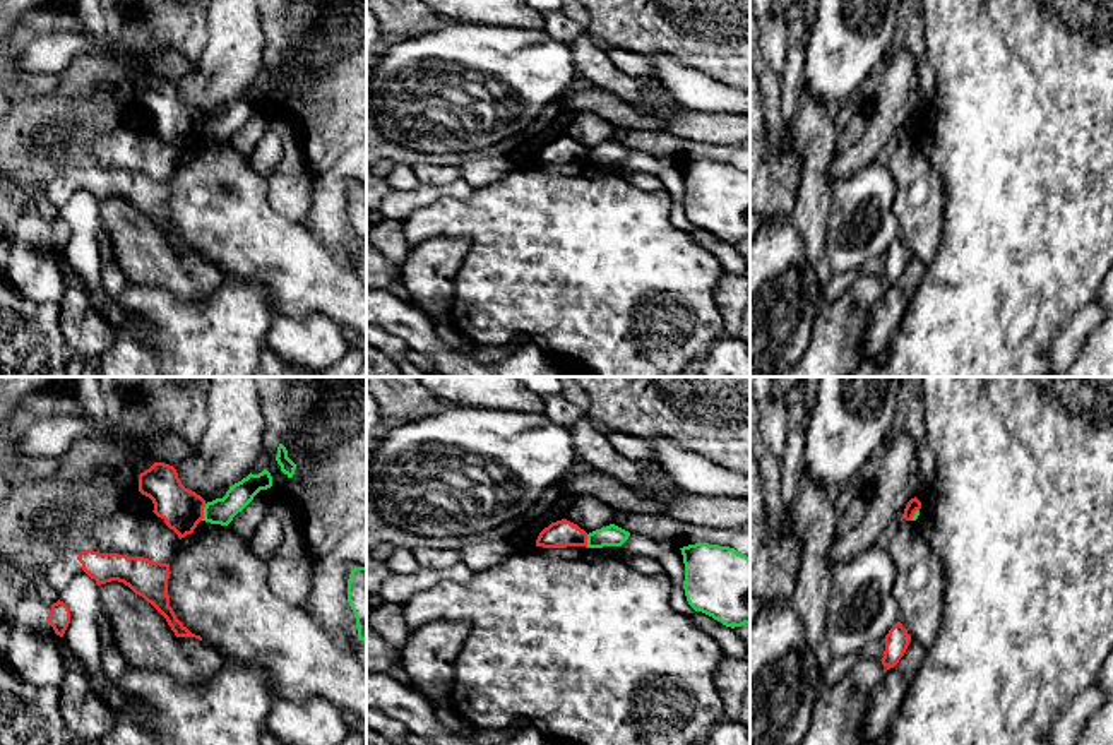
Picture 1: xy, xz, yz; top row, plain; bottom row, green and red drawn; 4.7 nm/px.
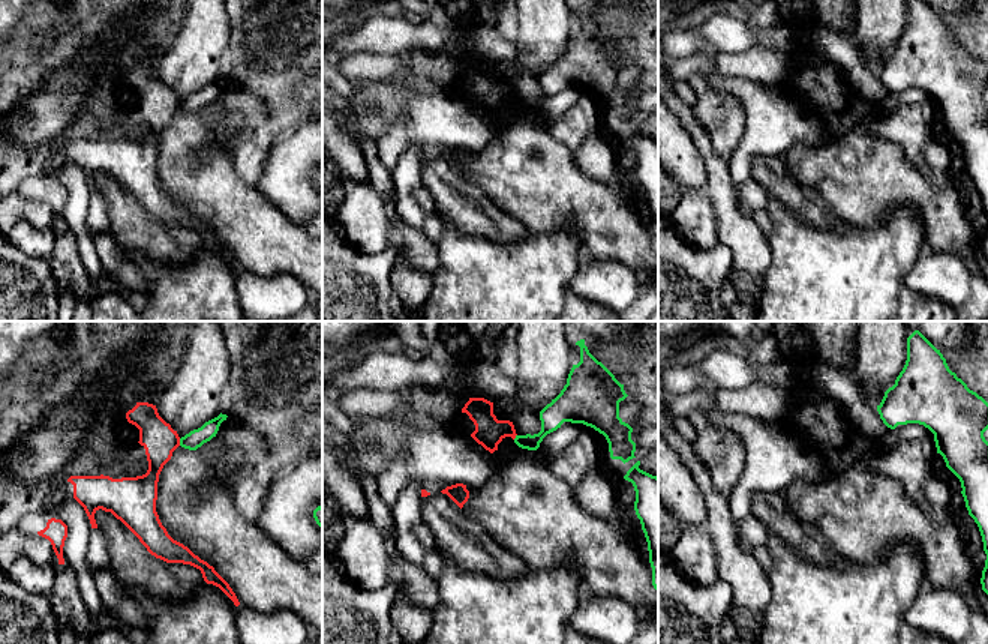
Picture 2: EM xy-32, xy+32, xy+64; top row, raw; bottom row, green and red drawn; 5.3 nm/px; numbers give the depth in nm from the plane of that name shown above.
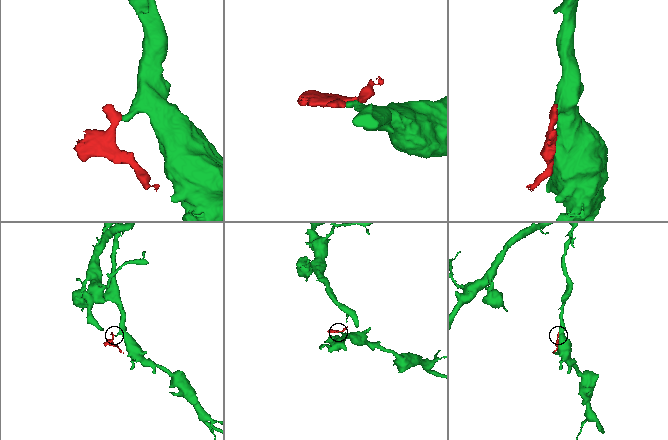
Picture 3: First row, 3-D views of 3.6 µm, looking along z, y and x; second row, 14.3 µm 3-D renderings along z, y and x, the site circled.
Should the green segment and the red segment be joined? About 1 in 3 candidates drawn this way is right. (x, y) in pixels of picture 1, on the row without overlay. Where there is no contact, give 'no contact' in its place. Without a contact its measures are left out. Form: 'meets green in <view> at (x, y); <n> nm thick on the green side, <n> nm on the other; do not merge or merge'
meets green in xy at (204, 129); 130 nm thick on the green side, 200 nm on the other; do not merge

